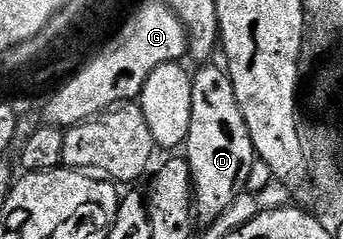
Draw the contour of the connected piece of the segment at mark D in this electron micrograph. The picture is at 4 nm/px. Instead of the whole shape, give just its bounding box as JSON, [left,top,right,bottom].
[183,64,255,220]

